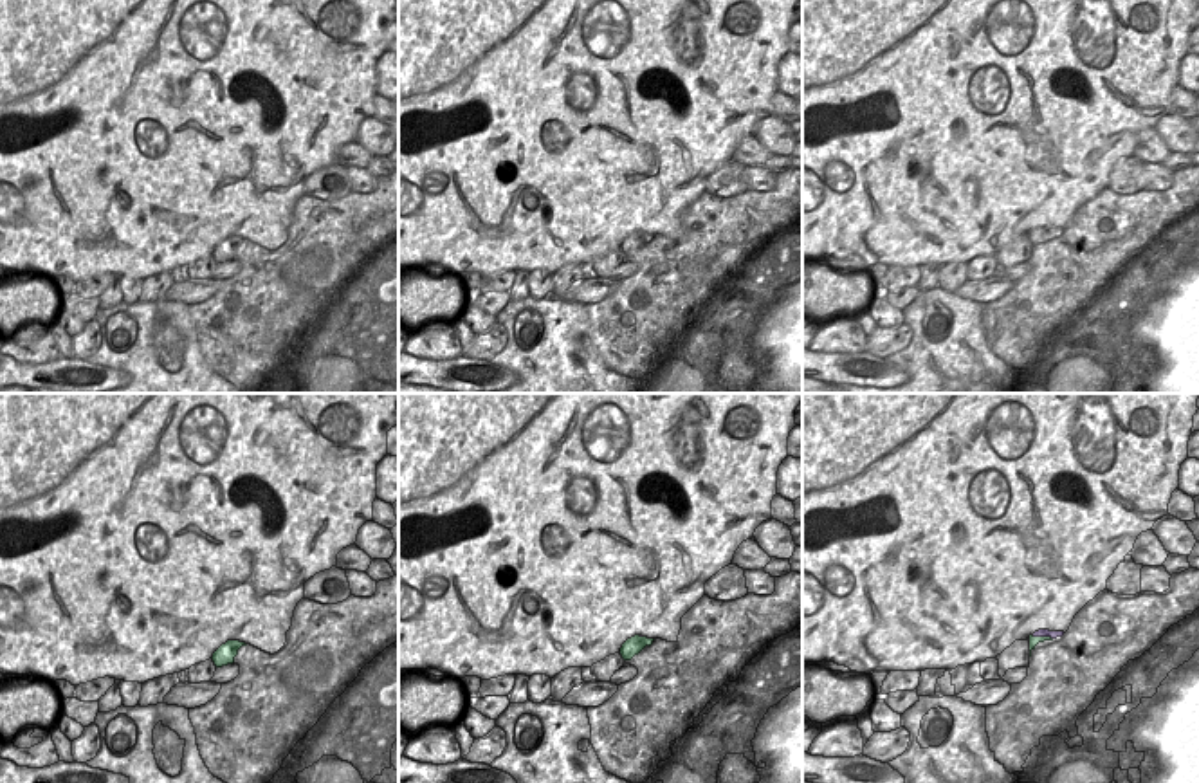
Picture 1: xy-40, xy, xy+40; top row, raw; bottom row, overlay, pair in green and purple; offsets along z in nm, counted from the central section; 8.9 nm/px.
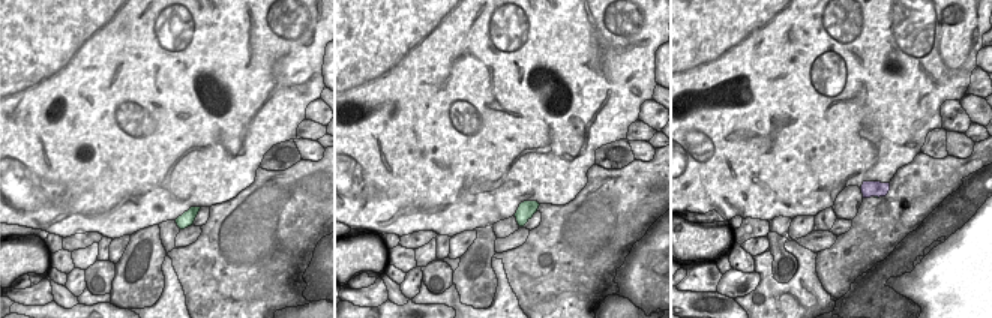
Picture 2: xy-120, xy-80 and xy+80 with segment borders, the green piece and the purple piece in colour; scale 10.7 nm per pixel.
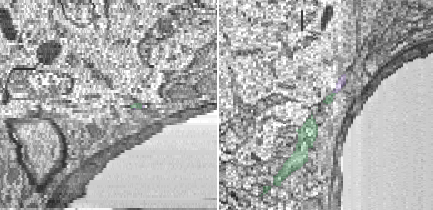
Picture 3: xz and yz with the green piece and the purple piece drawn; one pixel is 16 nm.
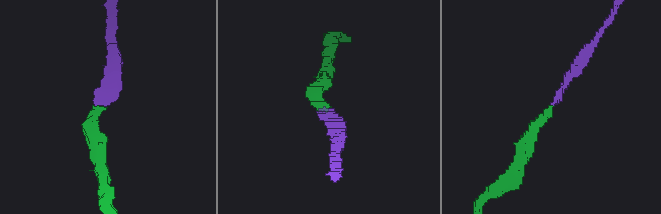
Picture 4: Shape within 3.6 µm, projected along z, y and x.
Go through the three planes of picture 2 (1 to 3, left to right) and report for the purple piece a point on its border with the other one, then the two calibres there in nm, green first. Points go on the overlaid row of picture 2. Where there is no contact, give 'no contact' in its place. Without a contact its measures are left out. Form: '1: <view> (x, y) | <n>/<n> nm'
1: no contact
2: no contact
3: no contact

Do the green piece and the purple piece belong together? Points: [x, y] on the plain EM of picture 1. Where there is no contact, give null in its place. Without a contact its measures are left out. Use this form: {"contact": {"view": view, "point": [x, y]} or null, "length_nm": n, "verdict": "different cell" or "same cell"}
{"contact": {"view": "xy+40", "point": [1043, 233]}, "length_nm": 190, "verdict": "same cell"}

